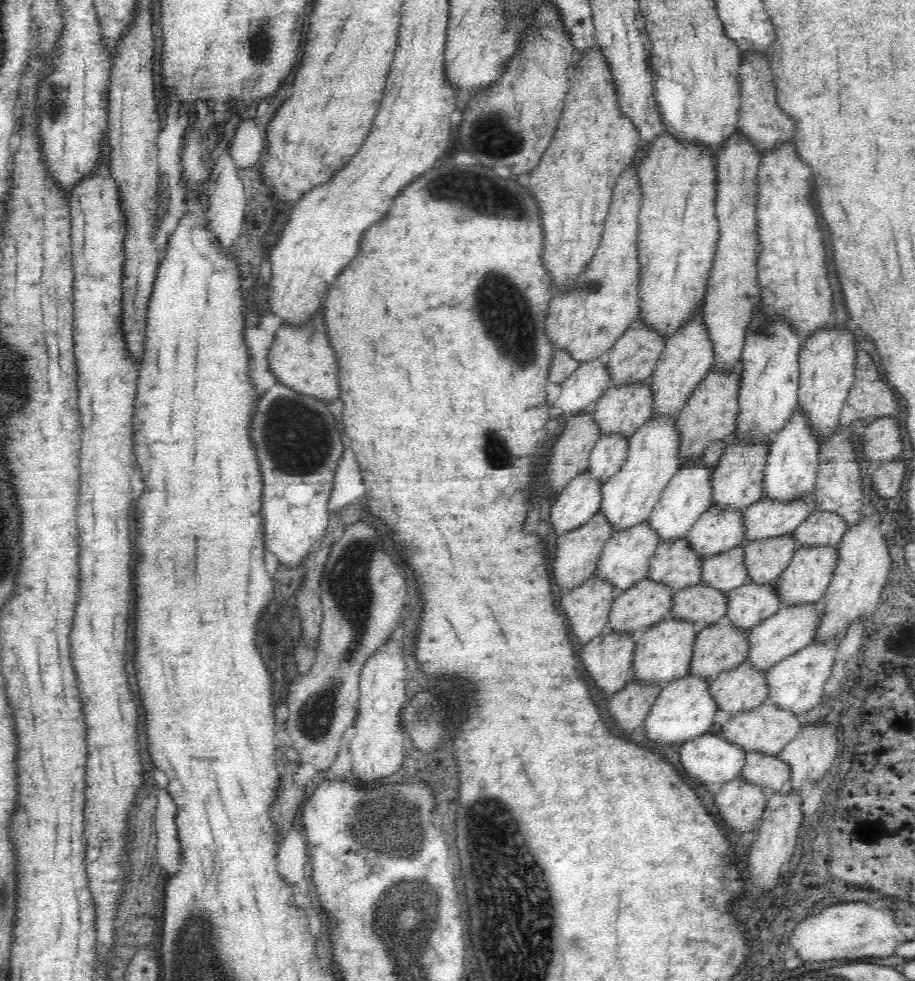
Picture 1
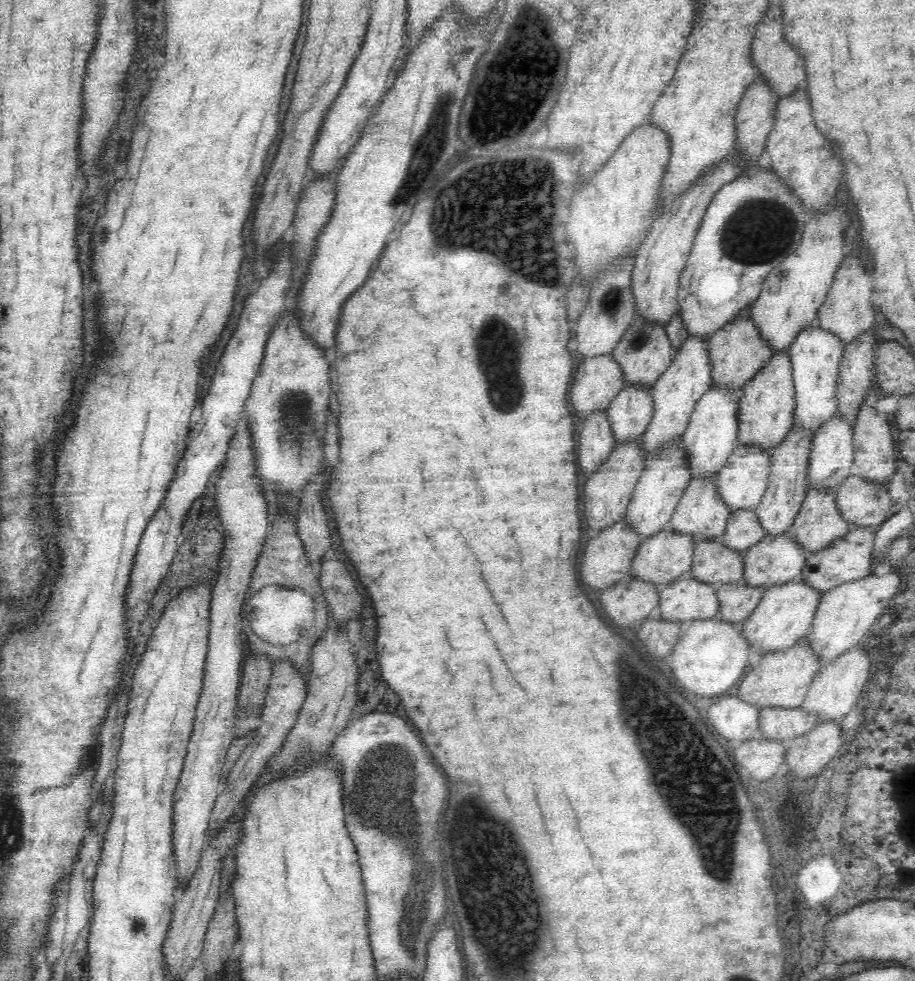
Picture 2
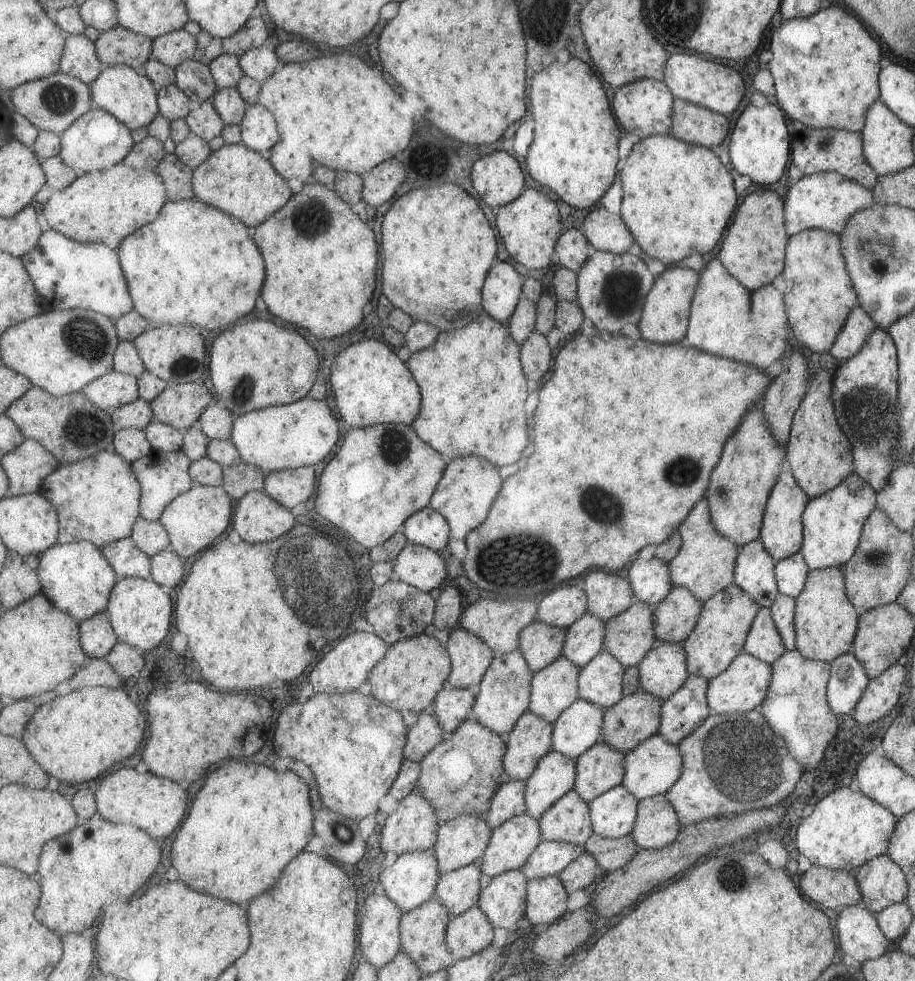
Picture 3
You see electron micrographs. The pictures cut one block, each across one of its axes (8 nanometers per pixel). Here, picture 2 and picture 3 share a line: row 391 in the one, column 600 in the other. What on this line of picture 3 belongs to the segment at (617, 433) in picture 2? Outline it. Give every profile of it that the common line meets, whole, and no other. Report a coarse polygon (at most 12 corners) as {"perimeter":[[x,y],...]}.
{"perimeter":[[587,612],[567,629],[565,658],[581,669],[604,648],[606,622]]}

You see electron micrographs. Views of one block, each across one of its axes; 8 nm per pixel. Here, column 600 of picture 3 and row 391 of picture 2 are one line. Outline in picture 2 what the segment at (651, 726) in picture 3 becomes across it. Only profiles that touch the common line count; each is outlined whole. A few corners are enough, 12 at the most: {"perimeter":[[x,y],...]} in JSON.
{"perimeter":[[751,305],[707,340],[710,386],[737,388],[771,359]]}

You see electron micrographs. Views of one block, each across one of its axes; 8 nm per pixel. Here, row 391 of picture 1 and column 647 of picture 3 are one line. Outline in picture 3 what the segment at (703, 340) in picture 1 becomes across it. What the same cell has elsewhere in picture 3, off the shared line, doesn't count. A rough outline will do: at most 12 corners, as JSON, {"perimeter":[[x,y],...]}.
{"perimeter":[[657,642],[637,664],[659,700],[687,680],[681,642]]}

